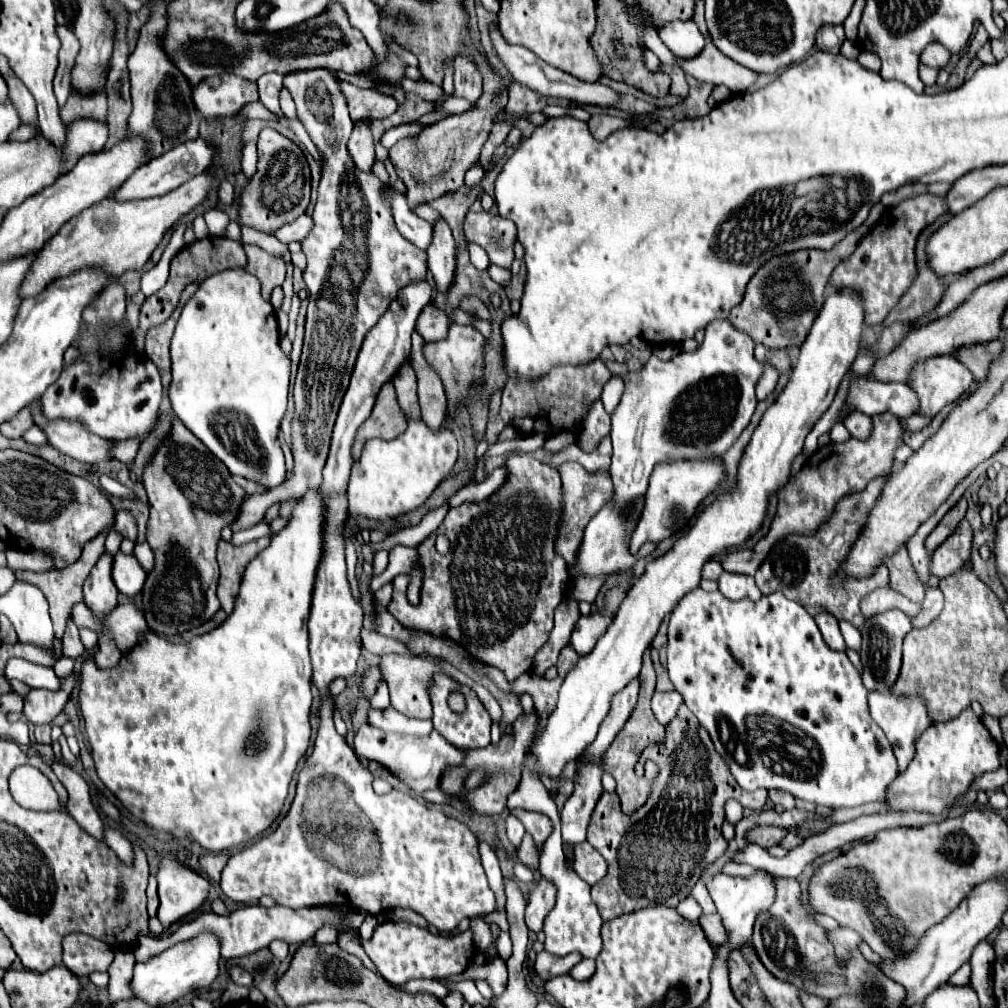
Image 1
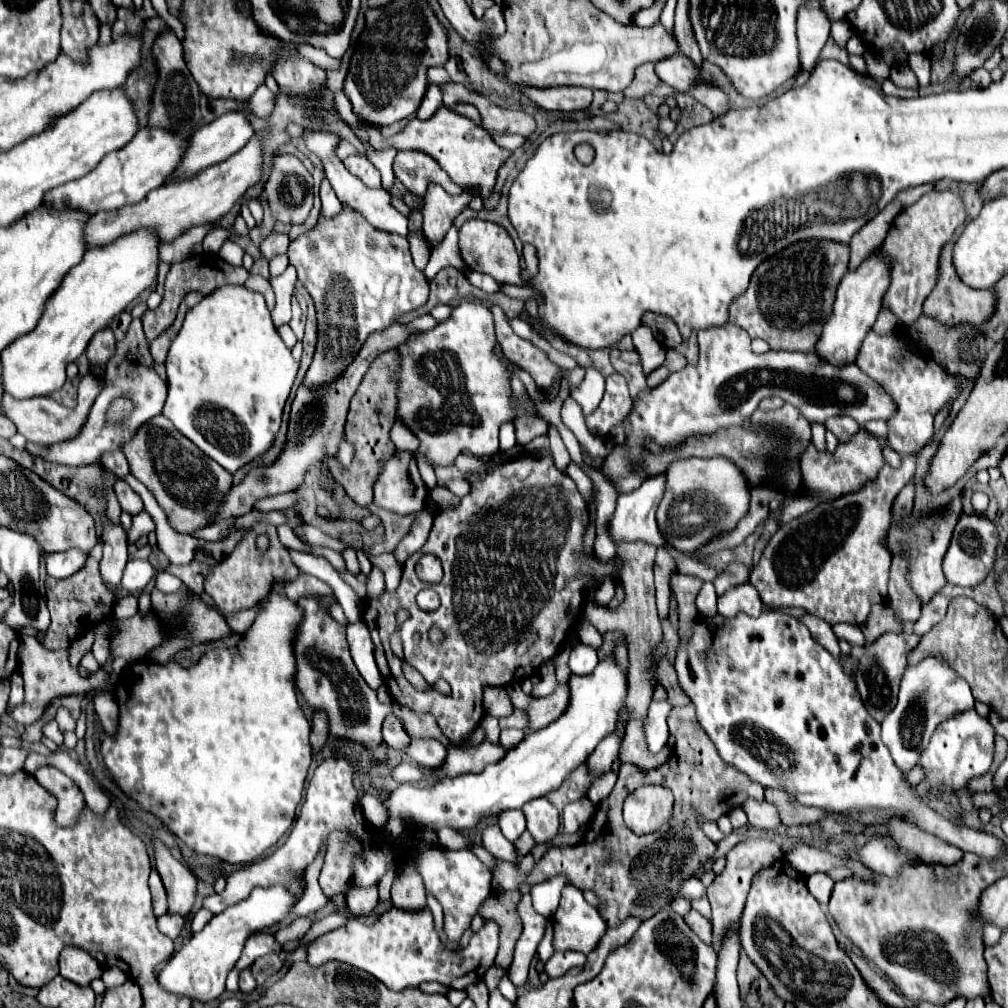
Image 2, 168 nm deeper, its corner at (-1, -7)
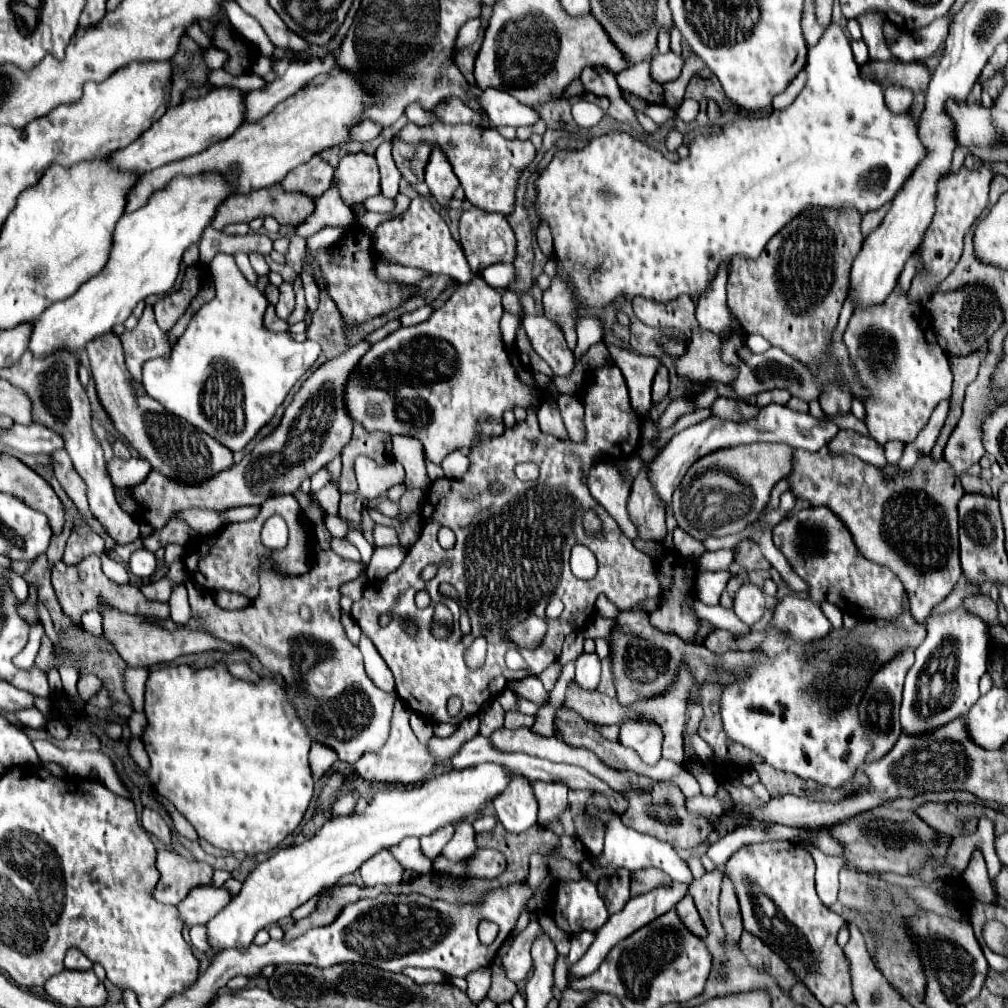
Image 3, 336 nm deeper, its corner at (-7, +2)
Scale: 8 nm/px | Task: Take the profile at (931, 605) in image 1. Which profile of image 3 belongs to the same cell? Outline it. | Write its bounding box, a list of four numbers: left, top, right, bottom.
[963,594,998,627]

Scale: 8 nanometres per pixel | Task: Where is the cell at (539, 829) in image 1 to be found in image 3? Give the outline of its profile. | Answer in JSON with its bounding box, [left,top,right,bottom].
[535,781,567,827]

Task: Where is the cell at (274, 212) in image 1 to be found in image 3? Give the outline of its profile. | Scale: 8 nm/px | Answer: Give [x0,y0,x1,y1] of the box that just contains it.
[281,157,335,199]

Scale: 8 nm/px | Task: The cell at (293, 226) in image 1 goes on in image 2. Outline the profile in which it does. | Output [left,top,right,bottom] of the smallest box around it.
[261,232,289,258]

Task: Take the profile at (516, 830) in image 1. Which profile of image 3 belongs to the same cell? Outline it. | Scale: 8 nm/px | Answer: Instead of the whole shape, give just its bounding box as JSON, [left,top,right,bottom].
[493,775,537,833]

